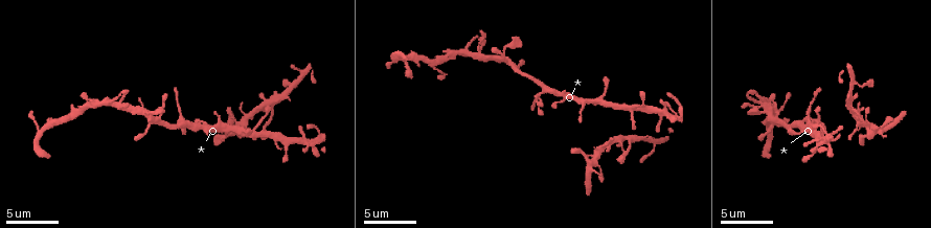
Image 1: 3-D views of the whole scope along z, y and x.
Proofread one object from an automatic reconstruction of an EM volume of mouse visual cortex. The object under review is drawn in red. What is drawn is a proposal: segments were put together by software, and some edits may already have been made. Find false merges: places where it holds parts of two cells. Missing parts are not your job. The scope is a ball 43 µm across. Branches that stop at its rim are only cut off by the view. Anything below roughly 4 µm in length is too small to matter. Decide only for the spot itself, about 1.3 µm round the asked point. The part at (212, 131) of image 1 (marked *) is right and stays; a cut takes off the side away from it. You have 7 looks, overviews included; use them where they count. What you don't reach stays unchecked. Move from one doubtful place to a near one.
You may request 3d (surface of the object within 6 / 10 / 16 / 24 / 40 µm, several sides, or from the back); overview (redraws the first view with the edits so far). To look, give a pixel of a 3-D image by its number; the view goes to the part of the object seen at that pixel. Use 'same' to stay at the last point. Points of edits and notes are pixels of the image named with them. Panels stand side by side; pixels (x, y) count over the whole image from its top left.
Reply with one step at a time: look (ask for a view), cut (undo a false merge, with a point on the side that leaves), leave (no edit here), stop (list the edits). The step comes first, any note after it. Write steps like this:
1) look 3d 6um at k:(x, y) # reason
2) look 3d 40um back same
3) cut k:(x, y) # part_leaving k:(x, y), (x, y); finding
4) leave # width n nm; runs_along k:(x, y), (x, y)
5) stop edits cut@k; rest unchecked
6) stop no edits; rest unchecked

look 3d 10um at 1:(631, 112) # three arms meet

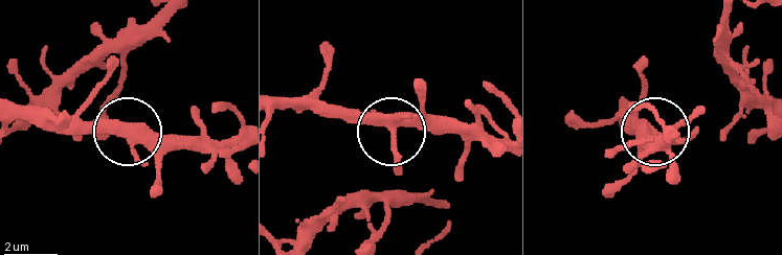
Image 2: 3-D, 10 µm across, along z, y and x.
leave # width 370 nm; runs_along 2:(18, 118), (112, 124), (147, 138), (198, 138); all the same cell

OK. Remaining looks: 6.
look 3d 6um at 1:(243, 122) # looks like a crossing

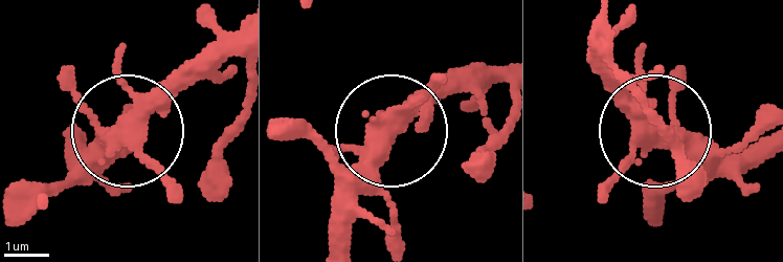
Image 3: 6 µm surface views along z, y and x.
leave # all the same cell

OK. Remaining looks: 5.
look 3d 10um at 1:(542, 90) # thin arm on a thick one

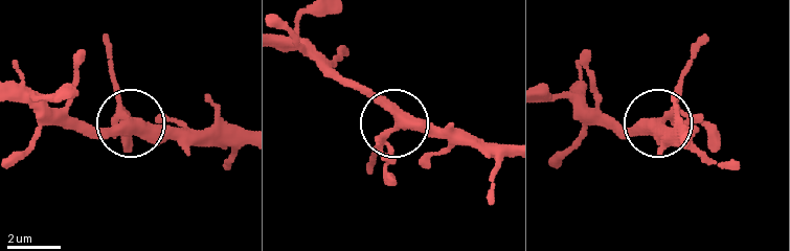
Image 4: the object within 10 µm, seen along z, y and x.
leave # width 360 nm; runs_along 4:(461, 141), (399, 126), (371, 159); one cell here

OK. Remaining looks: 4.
stop no edits; rest unchecked

